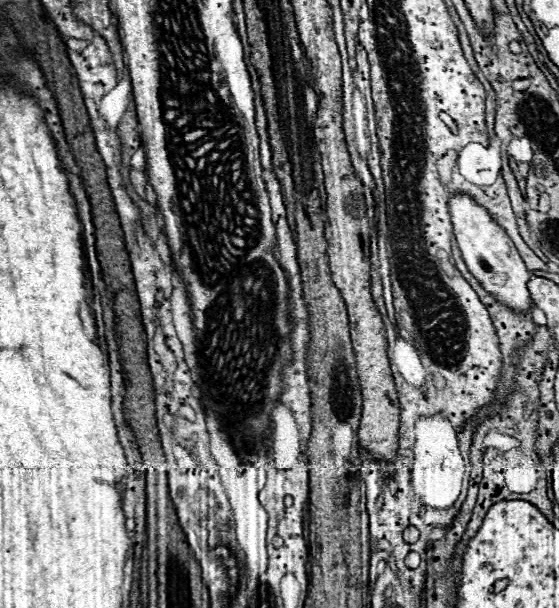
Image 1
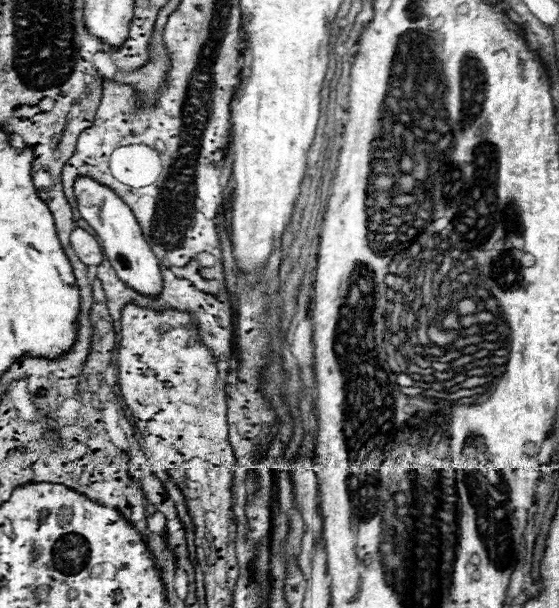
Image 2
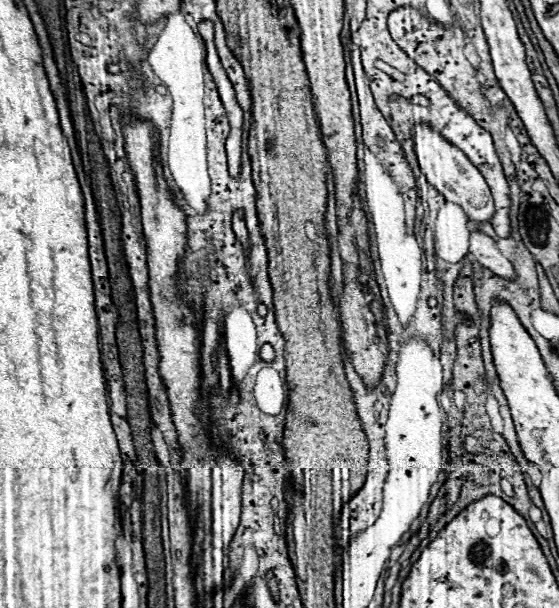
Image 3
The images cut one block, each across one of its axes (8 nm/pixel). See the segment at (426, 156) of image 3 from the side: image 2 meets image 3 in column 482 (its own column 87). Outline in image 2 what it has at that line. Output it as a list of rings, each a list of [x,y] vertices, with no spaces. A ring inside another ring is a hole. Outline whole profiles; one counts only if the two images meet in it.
[[[78,178],[78,182],[74,184],[74,192],[78,198],[78,208],[82,212],[82,218],[96,230],[98,238],[102,240],[100,246],[102,246],[106,258],[110,260],[112,268],[116,270],[118,278],[134,292],[144,294],[148,298],[156,298],[162,292],[160,262],[152,254],[132,210],[110,188],[100,186],[98,182],[94,182],[90,178]]]

